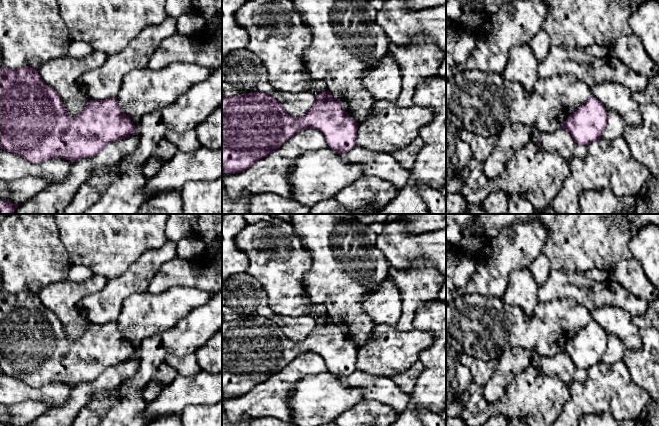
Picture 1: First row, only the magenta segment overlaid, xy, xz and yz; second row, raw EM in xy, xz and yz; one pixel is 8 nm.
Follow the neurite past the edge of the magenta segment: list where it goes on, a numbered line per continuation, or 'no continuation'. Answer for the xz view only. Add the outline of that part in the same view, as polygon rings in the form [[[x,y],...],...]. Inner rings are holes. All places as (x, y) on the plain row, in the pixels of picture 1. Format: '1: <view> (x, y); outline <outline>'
no continuation

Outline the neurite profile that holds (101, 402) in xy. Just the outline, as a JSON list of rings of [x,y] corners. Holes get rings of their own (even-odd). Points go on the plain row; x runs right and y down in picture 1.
[[[117,389],[102,391],[92,396],[86,404],[86,407],[88,407],[92,412],[95,412],[98,416],[103,417],[120,399],[121,396]]]

